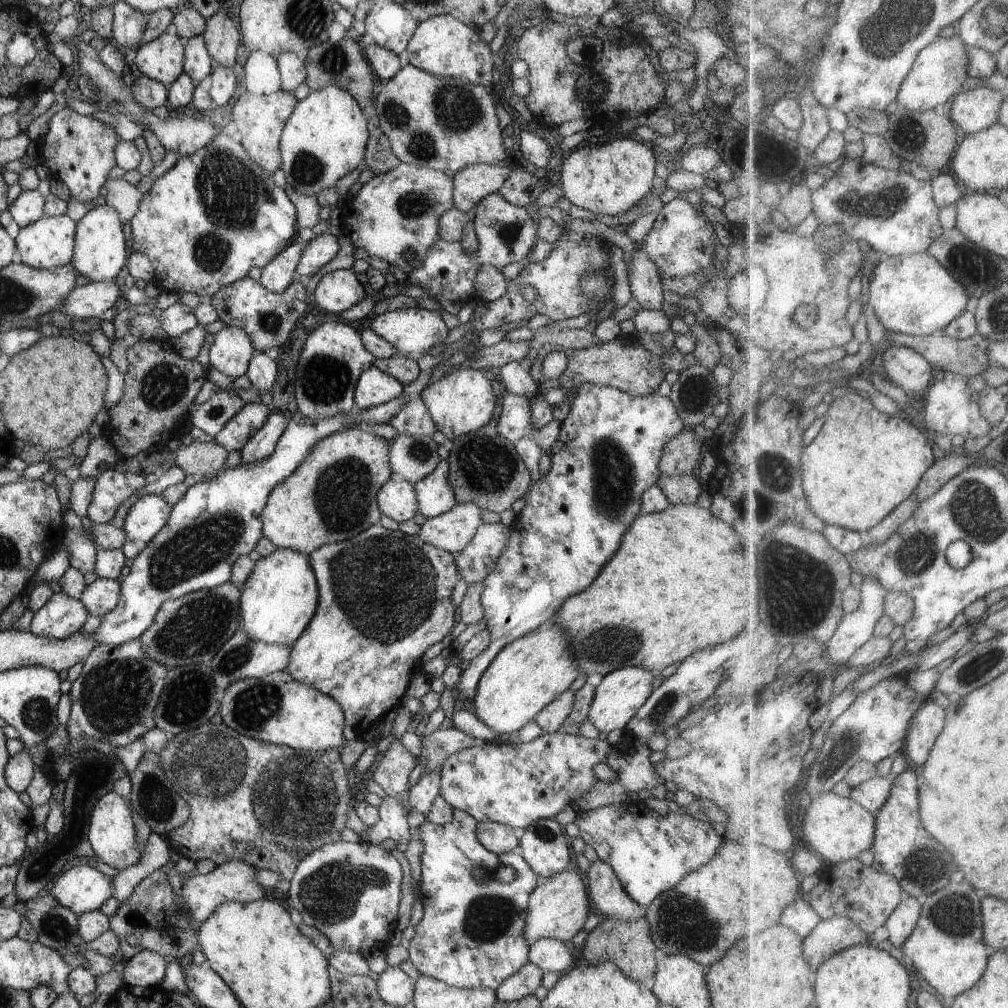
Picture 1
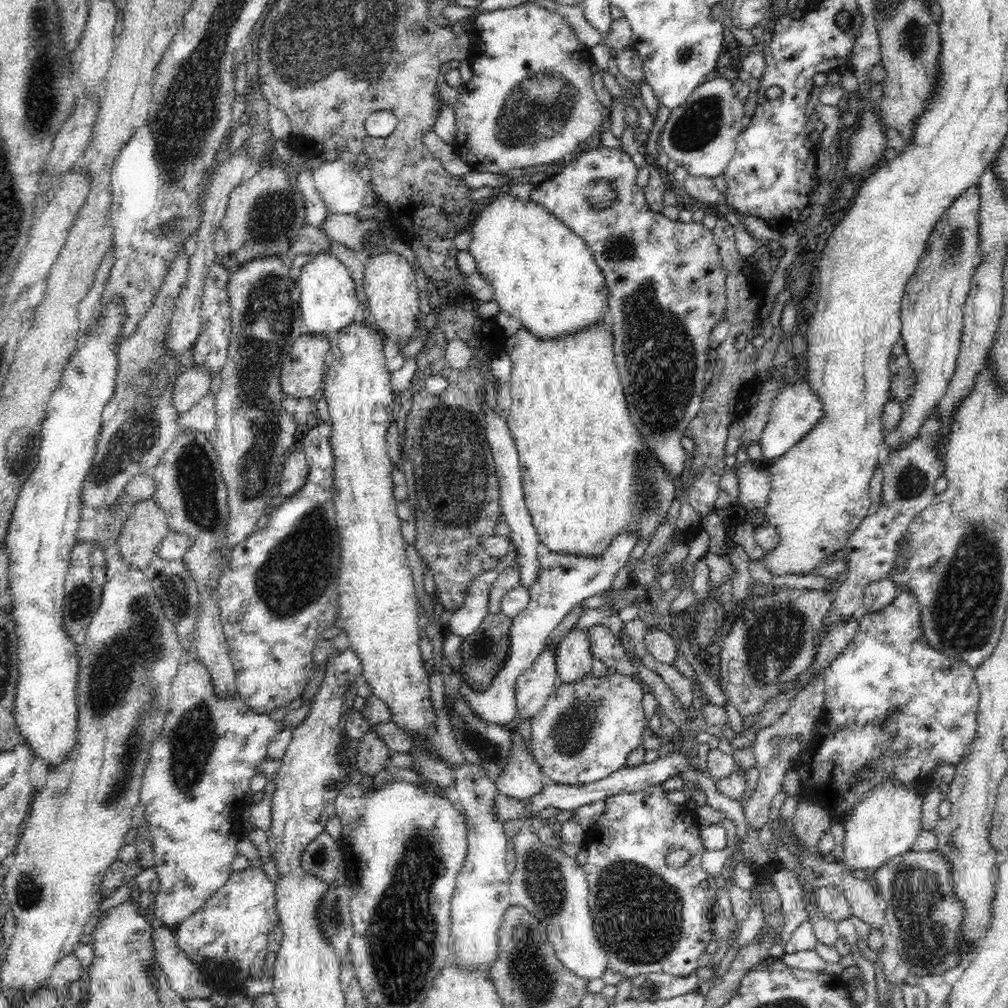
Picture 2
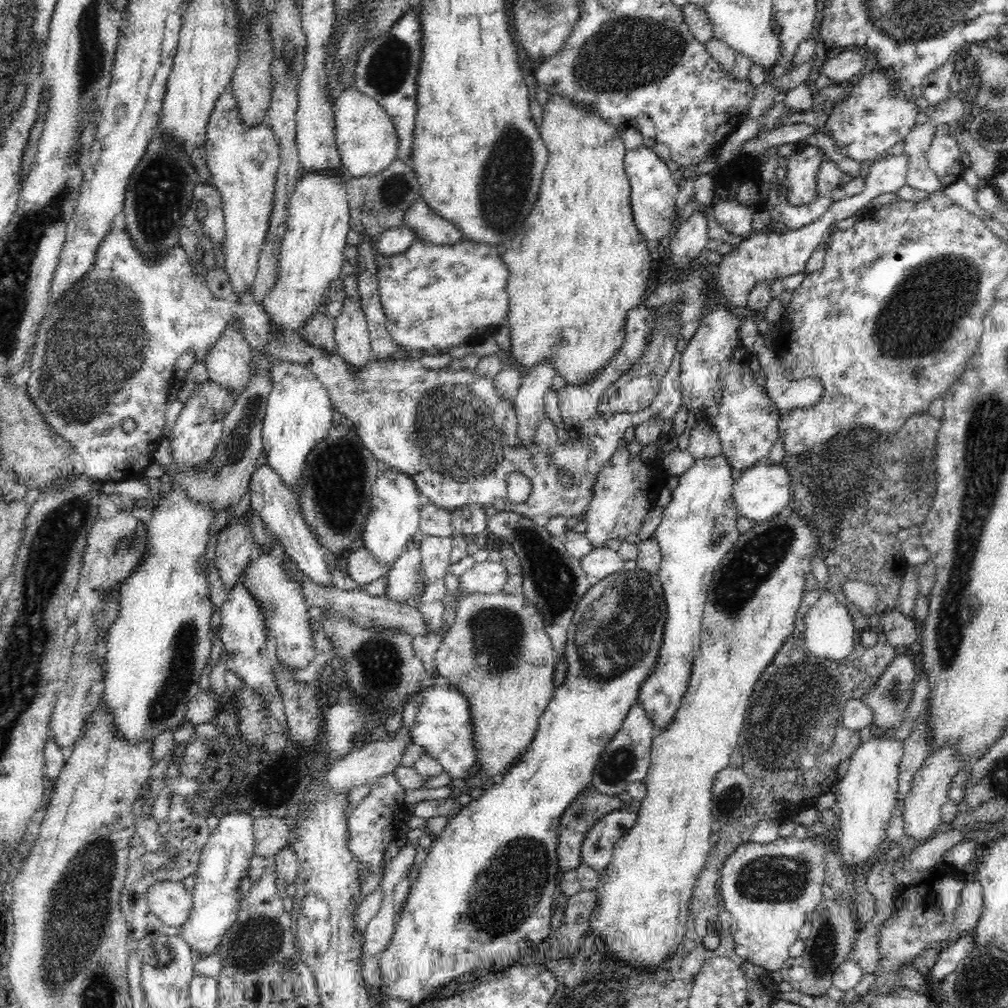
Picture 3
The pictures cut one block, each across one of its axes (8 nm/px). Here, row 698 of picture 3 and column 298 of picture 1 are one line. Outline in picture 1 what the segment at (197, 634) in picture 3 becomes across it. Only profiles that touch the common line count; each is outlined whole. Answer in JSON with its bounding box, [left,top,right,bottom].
[279,85,369,195]

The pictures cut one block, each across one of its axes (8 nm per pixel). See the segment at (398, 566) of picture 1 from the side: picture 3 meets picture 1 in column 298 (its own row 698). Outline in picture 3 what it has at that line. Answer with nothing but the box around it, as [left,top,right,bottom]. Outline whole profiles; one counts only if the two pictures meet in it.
[637,452,739,734]

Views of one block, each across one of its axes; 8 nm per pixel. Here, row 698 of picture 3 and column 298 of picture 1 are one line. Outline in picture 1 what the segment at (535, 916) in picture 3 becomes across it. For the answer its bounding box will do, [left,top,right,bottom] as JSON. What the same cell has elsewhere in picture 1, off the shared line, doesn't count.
[240,547,319,646]

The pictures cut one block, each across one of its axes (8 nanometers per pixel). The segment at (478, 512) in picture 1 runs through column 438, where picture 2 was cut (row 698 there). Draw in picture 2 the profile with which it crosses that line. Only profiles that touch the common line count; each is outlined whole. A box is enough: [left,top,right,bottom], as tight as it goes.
[515,645,558,722]

